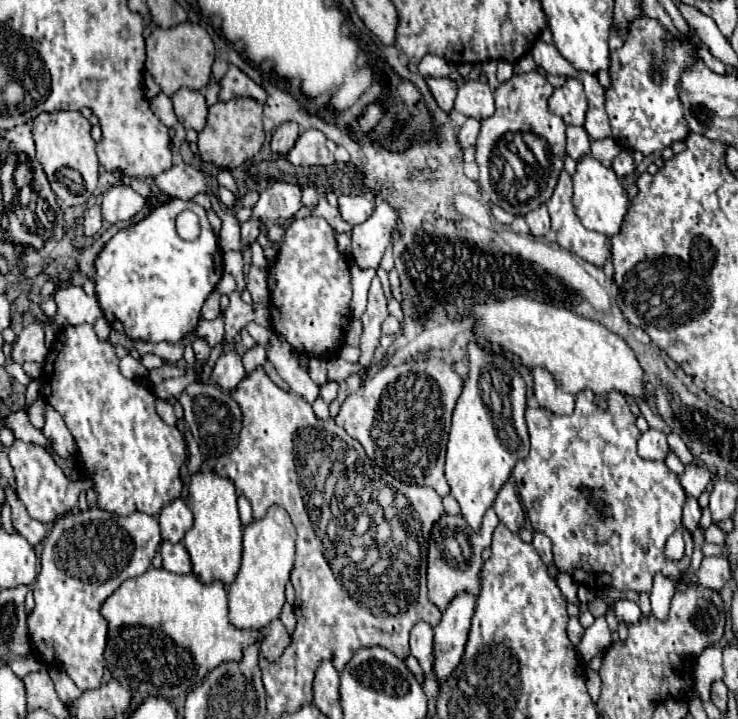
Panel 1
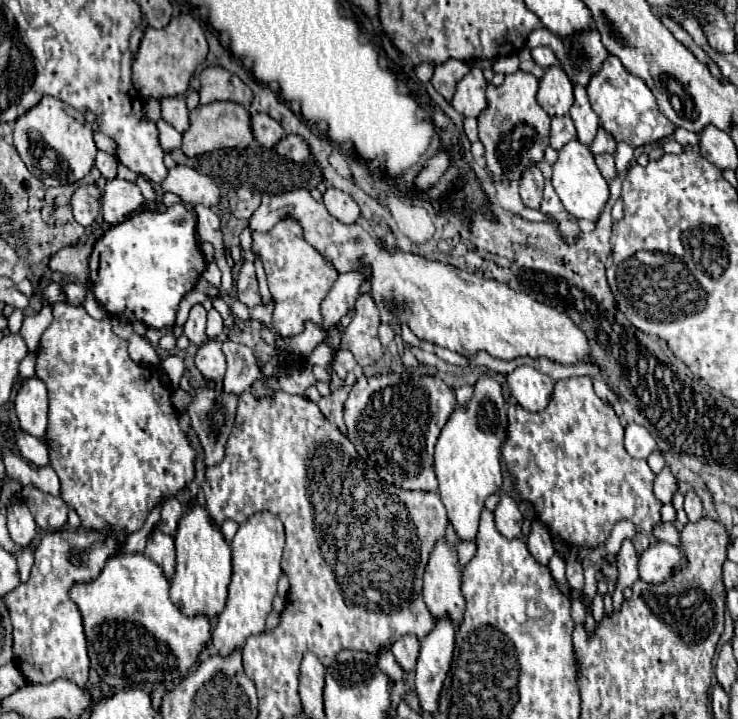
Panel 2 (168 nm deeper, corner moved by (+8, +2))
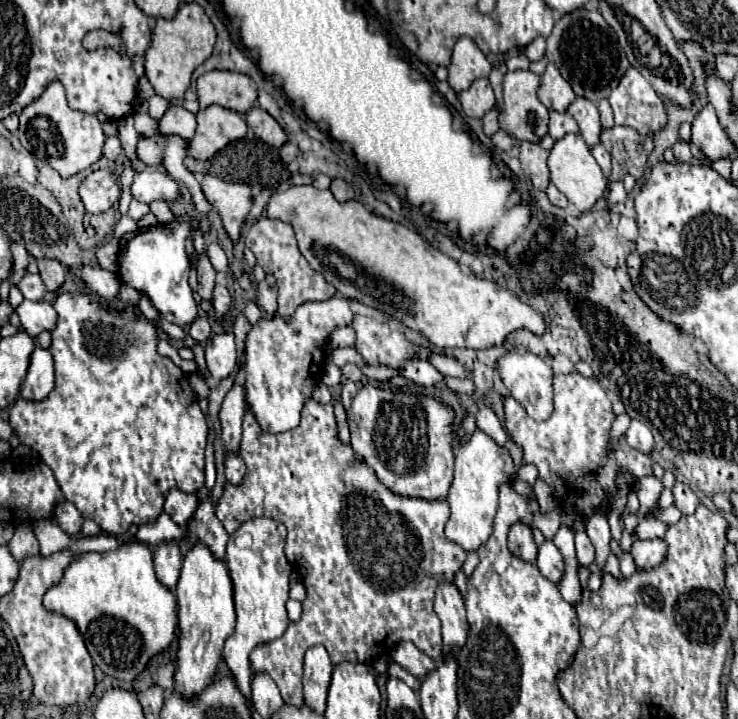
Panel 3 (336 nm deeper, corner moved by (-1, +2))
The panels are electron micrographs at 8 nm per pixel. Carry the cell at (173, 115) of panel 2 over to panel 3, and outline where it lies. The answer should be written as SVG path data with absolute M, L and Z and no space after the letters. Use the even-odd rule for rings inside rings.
M172 106L160 120L160 134L162 136L180 136L182 140L190 140L196 130L196 118L182 106Z

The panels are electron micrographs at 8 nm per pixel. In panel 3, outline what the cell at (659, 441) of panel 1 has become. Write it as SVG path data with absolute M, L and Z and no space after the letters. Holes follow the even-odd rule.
M632 420L624 436L626 436L628 446L632 446L634 450L640 450L642 454L650 454L652 448L654 448L652 430L644 422L640 422L640 420Z

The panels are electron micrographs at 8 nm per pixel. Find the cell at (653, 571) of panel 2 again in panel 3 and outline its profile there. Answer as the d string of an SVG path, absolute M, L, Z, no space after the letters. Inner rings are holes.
M634 540L630 554L640 570L652 570L664 560L666 544L662 540Z

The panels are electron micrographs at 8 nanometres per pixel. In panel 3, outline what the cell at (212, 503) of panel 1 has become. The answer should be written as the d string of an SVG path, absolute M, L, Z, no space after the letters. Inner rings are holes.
M196 544L182 562L180 580L176 586L178 600L178 652L174 684L182 688L184 698L194 698L204 692L218 670L222 646L234 632L236 614L232 600L232 580L222 560L216 560L204 544Z

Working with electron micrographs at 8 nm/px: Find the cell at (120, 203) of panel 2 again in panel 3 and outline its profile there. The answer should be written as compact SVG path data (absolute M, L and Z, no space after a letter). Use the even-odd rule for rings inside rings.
M144 170L134 176L132 182L132 196L140 202L154 202L154 200L164 200L164 202L174 202L182 198L182 188L180 184L164 170Z

